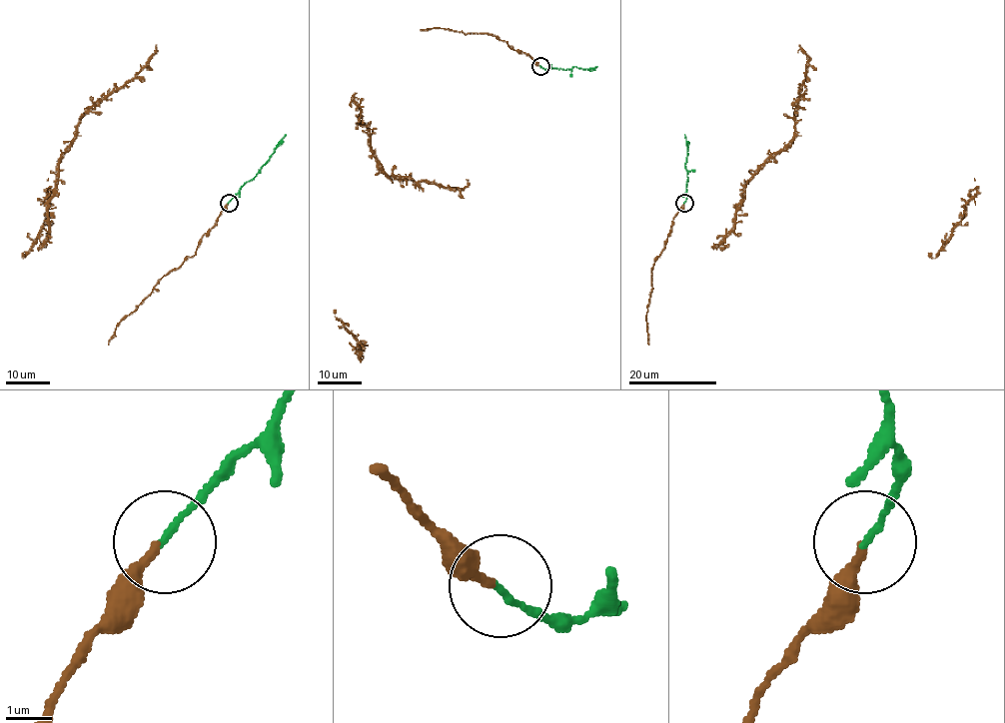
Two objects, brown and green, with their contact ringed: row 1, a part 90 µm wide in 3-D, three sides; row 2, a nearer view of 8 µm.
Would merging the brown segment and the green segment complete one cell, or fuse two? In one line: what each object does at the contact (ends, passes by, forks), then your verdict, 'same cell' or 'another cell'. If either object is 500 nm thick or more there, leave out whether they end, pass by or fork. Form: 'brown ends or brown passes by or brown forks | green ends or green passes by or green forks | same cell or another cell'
brown ends | green ends | another cell

